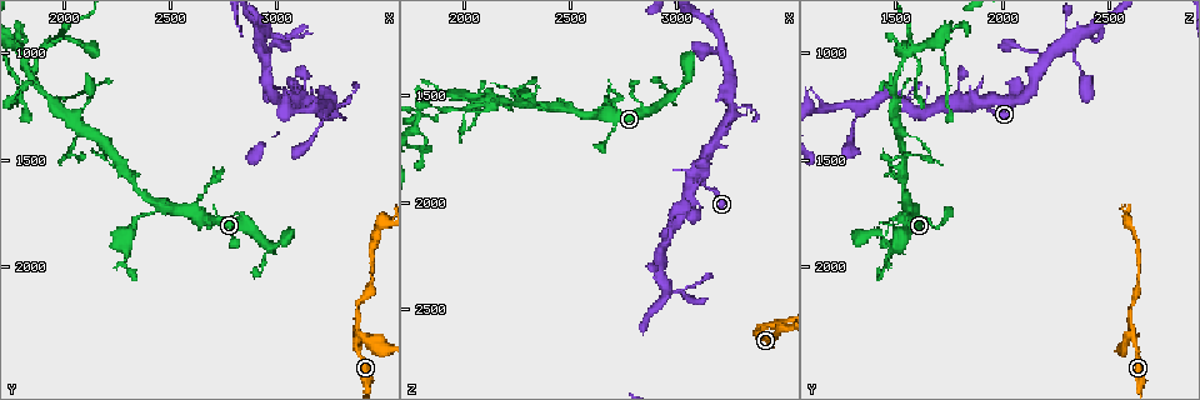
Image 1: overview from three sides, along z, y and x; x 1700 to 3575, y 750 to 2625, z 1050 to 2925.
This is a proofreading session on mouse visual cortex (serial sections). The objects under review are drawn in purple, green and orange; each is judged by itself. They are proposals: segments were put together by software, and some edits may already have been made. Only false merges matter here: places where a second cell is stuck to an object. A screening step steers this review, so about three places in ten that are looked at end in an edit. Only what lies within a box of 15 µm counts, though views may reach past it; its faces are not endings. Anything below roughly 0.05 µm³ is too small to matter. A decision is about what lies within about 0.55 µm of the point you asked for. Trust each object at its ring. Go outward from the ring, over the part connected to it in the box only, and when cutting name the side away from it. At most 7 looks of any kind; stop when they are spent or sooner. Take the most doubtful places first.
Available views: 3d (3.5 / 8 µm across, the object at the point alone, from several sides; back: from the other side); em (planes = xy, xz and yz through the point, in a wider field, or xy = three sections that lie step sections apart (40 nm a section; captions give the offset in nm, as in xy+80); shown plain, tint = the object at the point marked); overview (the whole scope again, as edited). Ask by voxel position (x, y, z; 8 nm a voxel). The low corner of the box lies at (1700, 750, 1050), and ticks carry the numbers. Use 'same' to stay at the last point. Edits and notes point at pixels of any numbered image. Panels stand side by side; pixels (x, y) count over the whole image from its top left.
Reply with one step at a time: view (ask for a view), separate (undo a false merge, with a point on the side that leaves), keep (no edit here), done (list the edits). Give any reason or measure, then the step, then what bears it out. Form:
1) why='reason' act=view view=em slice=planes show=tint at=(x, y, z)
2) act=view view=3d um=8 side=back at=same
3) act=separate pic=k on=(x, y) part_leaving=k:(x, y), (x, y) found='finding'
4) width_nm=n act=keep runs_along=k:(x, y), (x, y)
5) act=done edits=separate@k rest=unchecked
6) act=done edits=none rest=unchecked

why='sharp bend' act=view view=3d um=3.5 at=(3380, 2330, 2620)

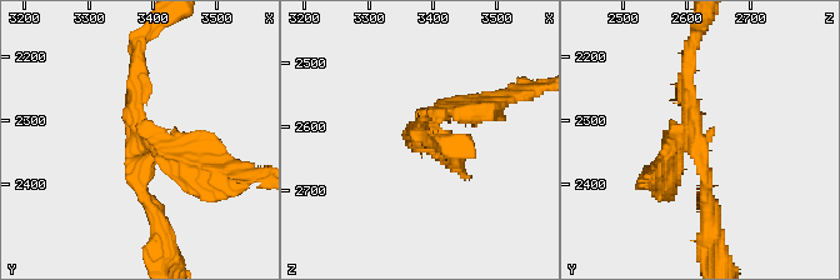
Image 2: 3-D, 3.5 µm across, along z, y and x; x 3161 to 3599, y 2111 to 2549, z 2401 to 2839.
act=keep runs_along=2:(710, 225), (685, 68) found='all the same cell'

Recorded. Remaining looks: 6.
why='calibre changes' act=view view=3d um=3.5 at=(2450, 1710, 1560)

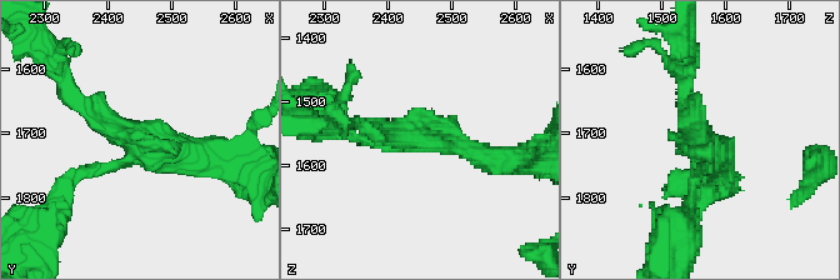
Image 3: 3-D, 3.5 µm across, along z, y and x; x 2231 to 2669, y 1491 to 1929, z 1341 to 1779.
arms=3 arm_widths_nm=150,250,350 why='shape alone is not enough' act=view view=em slice=xy step=3 show=tint at=(2450, 1720, 1560)

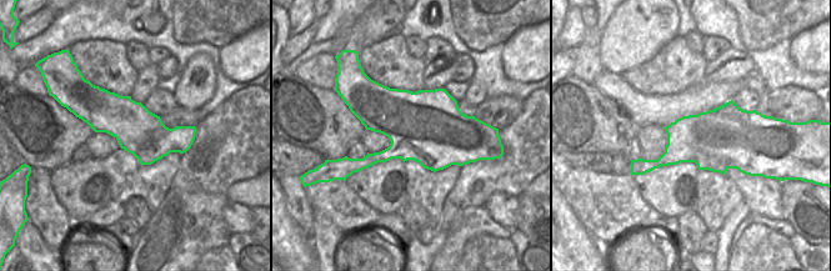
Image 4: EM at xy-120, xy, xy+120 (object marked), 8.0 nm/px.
width_nm=600 act=keep runs_along=4:(74, 105), (145, 136), (191, 136) found='continuous, no second cell'

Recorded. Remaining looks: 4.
why='abrupt turn' act=view view=3d um=8 side=back at=(2050, 1430, 1640)

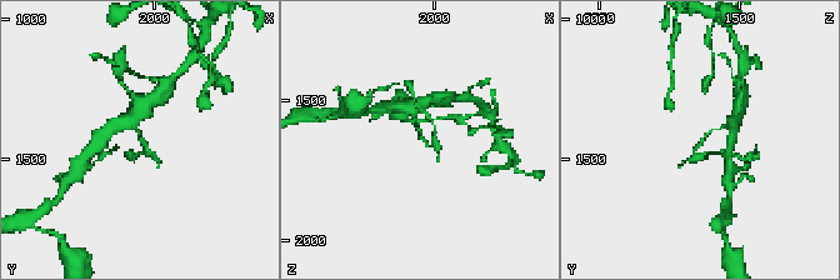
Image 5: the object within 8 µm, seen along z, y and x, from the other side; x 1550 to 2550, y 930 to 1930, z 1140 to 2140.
arm_widths_nm=150,200 why='need the tissue' act=view view=em slice=xy step=1 show=tint at=(2050, 1420, 1630)

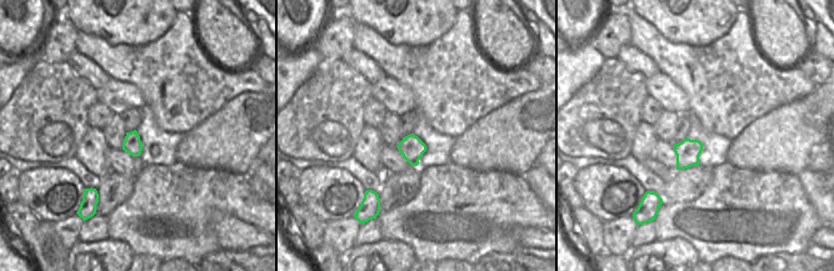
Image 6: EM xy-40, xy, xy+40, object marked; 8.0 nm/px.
act=separate pic=5 on=(148, 153) found='a second cell is stuck on'

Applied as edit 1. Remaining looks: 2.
act=done edits=separate@5 rest=unchecked

